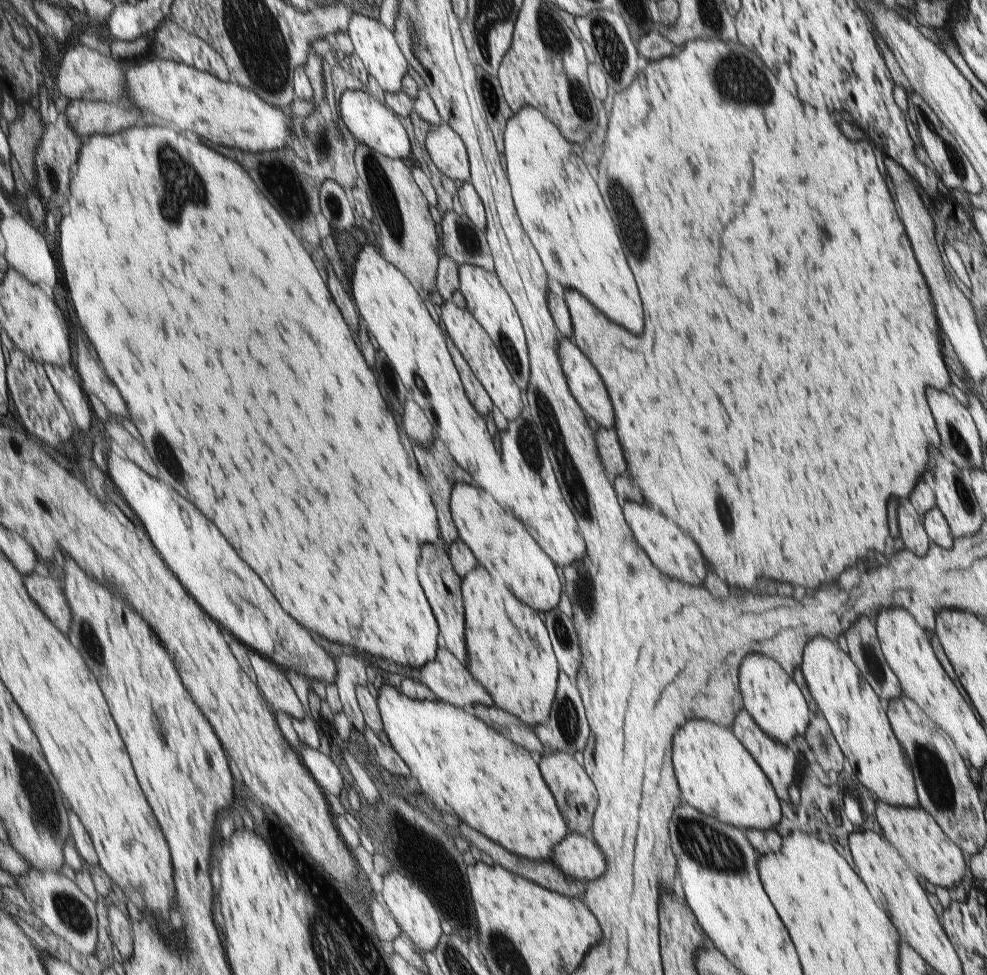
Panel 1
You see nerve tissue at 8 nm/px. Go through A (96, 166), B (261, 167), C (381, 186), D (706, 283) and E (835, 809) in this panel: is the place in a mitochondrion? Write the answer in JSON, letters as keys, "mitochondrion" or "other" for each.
{"A":"other","B":"mitochondrion","C":"mitochondrion","D":"other","E":"other"}

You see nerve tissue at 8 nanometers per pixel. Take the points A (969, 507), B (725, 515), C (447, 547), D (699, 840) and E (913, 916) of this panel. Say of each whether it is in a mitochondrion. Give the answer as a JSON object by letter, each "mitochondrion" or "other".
{"A":"mitochondrion","B":"mitochondrion","C":"other","D":"mitochondrion","E":"other"}

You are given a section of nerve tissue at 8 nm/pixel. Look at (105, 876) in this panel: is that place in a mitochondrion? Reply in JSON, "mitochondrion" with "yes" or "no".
{"mitochondrion":"no"}

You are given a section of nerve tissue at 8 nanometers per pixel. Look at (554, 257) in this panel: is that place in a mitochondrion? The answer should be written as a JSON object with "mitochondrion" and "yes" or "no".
{"mitochondrion":"yes"}

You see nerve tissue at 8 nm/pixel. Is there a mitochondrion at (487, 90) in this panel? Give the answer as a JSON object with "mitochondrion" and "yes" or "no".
{"mitochondrion":"yes"}

